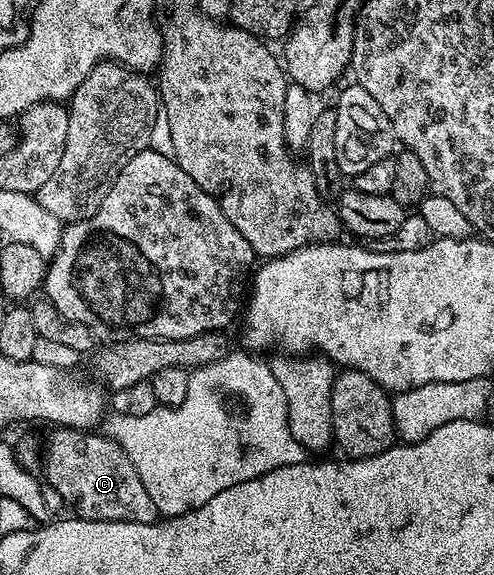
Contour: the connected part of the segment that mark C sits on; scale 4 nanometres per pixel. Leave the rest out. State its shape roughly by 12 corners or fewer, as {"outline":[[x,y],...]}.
{"outline":[[51,429],[45,485],[89,522],[159,521],[128,452]]}

